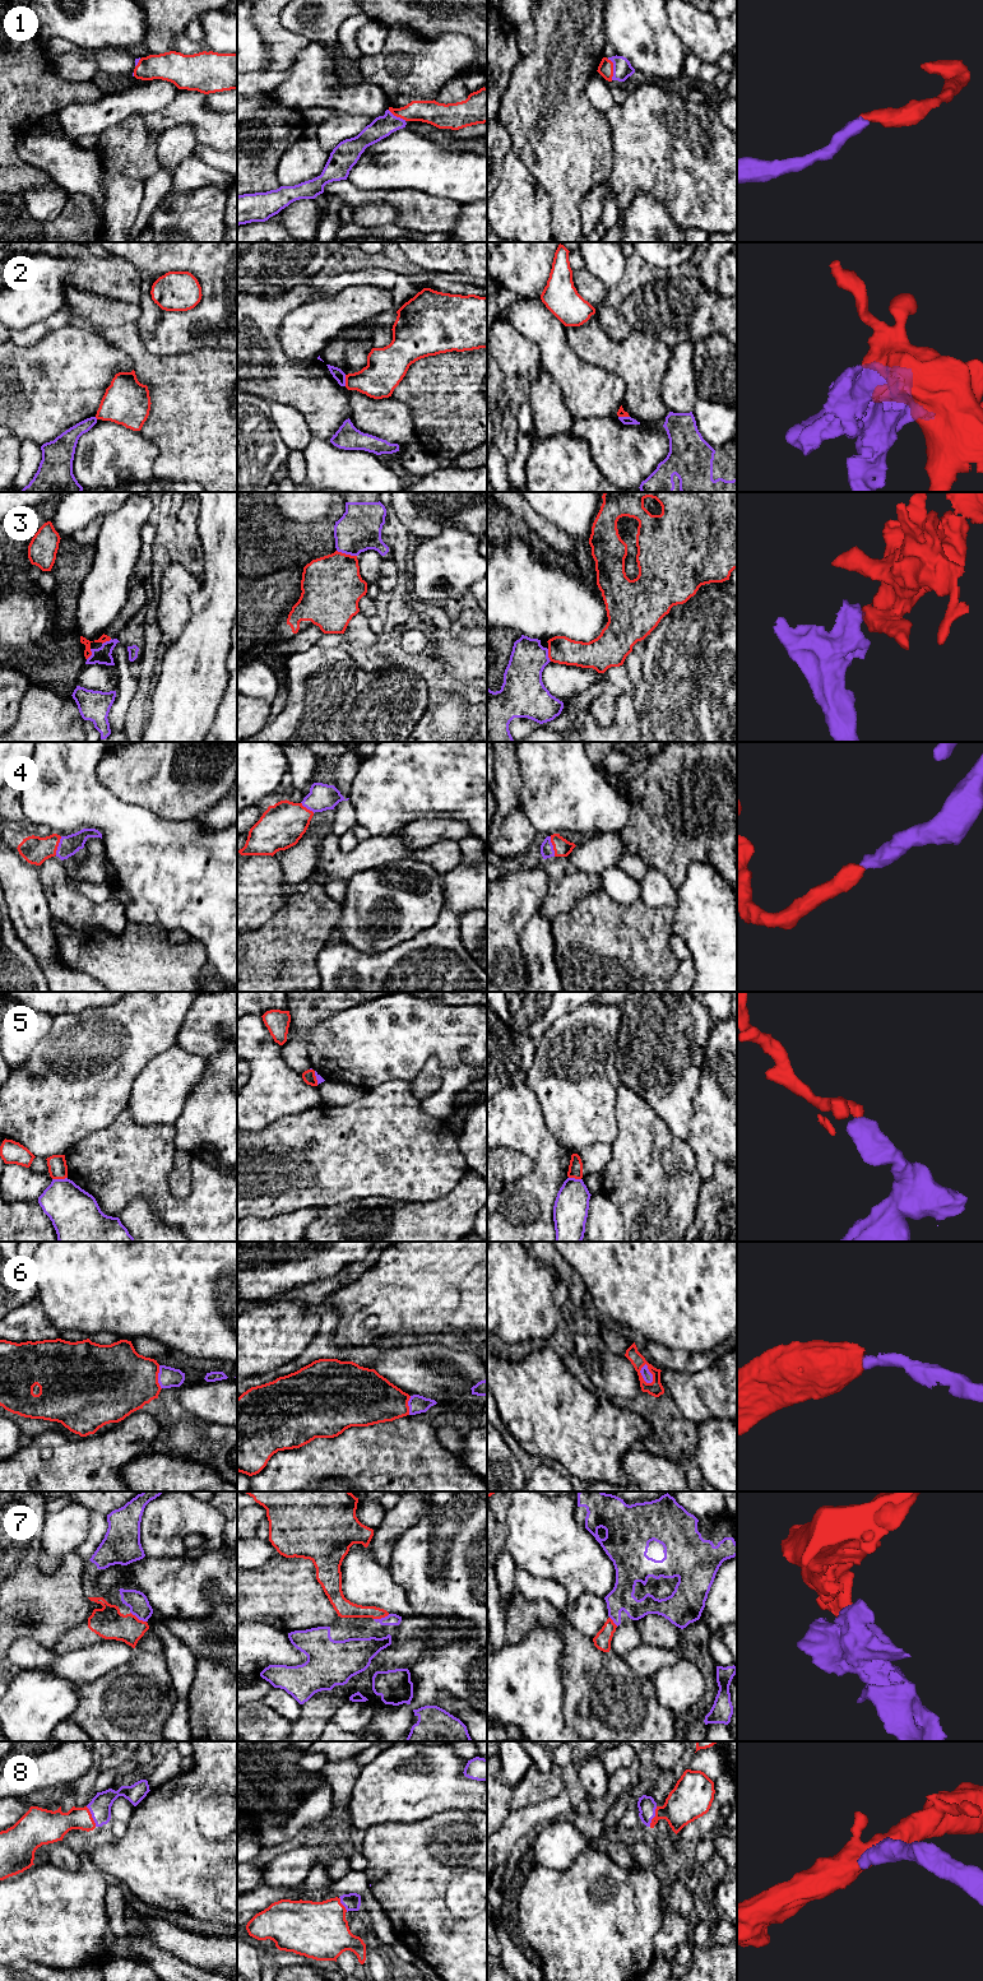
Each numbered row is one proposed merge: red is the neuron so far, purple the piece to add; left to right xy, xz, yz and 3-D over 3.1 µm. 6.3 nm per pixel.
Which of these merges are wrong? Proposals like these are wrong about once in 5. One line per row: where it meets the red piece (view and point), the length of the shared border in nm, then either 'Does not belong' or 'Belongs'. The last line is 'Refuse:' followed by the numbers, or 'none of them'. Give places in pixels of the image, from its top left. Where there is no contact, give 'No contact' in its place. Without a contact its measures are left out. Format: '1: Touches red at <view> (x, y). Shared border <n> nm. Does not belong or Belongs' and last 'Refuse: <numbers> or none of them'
1: Touches red at yz (612, 69). Shared border 140 nm. Belongs
2: Touches red at xz (346, 380). Shared border 70 nm. Does not belong
3: Touches red at xz (347, 555). Shared border 130 nm. Does not belong
4: Touches red at yz (553, 847). Shared border 130 nm. Belongs
5: Touches red at xy (59, 1178). Shared border 100 nm. Does not belong
6: Touches red at yz (650, 1372). Shared border 140 nm. Belongs
7: Touches red at xy (137, 1618). Shared border 120 nm. Belongs
8: Touches red at xy (91, 1817). Shared border 140 nm. Belongs
Refuse: 2, 3, 5

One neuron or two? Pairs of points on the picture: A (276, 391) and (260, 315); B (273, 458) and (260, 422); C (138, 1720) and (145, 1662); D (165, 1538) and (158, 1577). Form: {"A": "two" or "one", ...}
{"A": "one", "B": "one", "C": "one", "D": "two"}

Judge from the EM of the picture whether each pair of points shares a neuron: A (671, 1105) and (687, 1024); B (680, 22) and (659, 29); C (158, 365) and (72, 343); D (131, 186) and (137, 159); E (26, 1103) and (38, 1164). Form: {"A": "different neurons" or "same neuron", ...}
{"A": "same neuron", "B": "different neurons", "C": "different neurons", "D": "different neurons", "E": "different neurons"}

